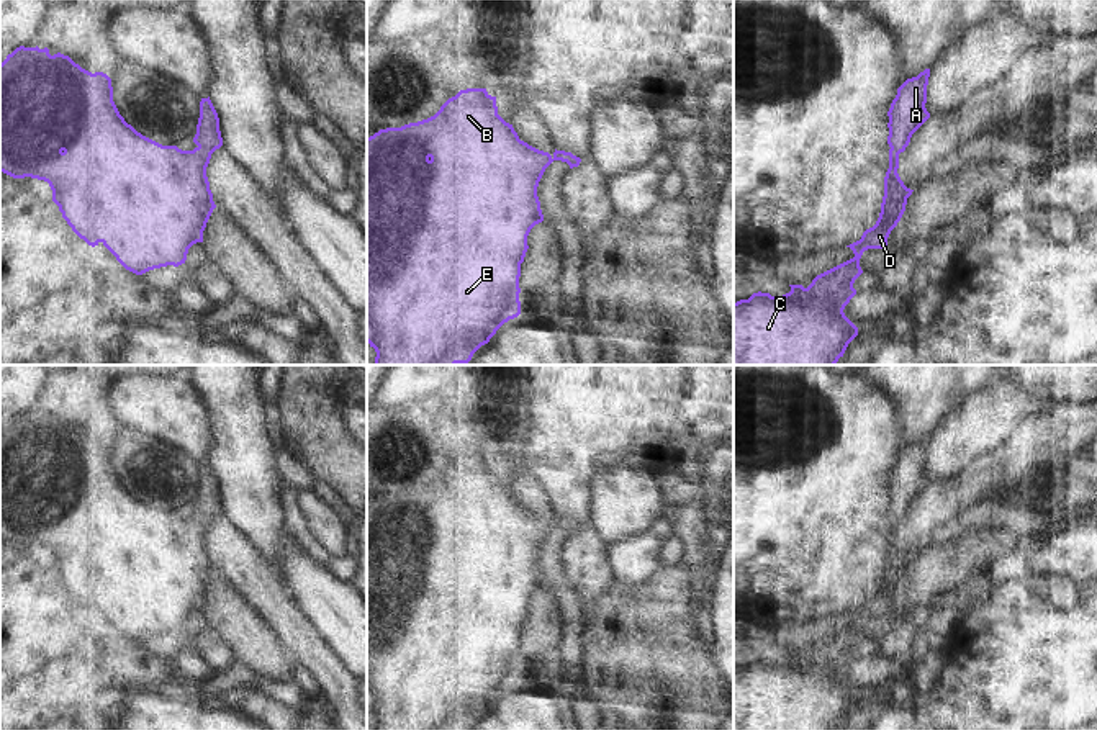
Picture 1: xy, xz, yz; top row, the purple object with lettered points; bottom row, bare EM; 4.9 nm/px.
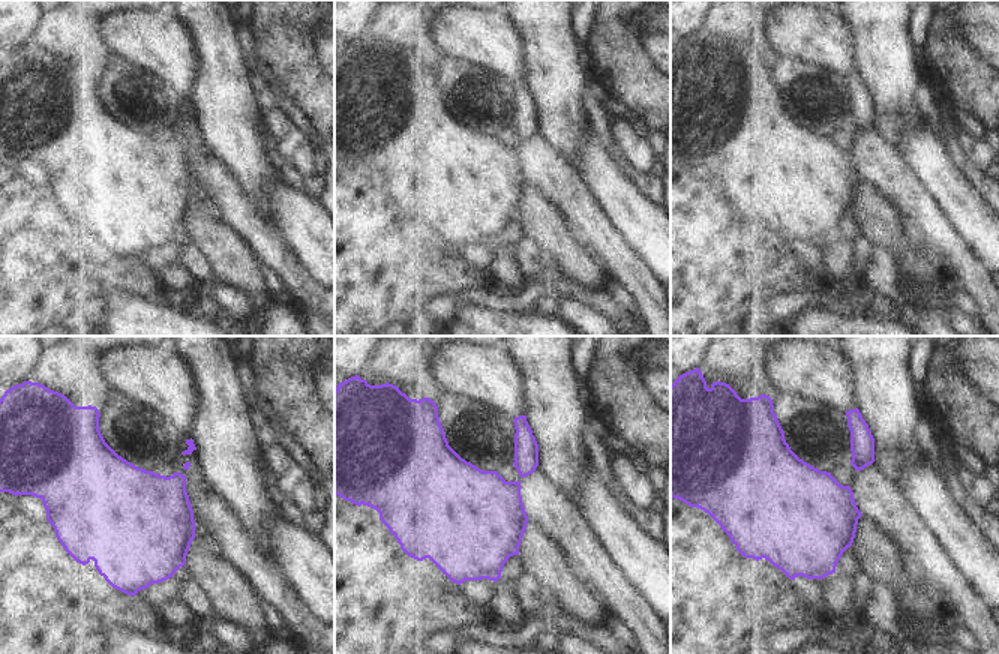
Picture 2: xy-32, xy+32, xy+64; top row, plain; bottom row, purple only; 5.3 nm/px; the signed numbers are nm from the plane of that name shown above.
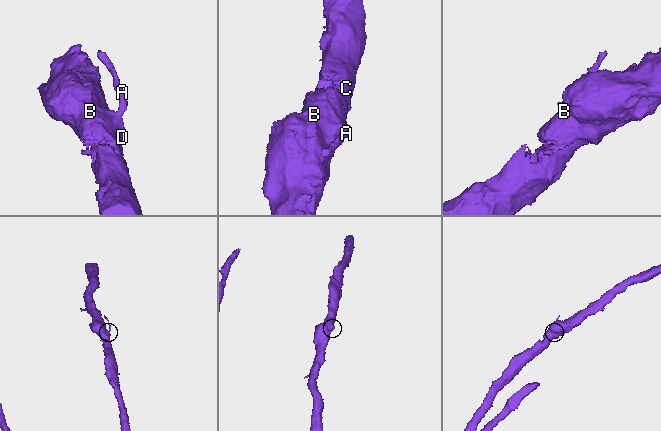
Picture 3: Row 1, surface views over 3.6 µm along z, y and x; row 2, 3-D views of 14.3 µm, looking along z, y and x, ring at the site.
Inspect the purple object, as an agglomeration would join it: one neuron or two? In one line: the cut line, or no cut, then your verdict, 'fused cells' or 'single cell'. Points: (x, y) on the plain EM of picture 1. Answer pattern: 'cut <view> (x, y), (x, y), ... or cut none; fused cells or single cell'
cut none; single cell

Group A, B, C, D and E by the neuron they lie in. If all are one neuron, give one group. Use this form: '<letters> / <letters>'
A B C D E

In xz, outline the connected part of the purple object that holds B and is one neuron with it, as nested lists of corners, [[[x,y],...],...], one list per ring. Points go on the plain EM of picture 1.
[[[486,455],[460,457],[434,483],[401,494],[380,496],[367,504],[367,709],[377,719],[375,730],[468,730],[504,689],[521,681],[521,630],[529,615],[530,596],[544,588],[537,553],[553,527],[567,529],[570,535],[581,529],[571,519],[555,516],[550,522],[521,507],[512,491],[498,481],[496,463]]]

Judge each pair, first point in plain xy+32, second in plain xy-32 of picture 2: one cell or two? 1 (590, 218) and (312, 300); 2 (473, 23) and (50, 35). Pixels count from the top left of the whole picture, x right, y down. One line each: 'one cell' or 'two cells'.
1: one cell
2: two cells

